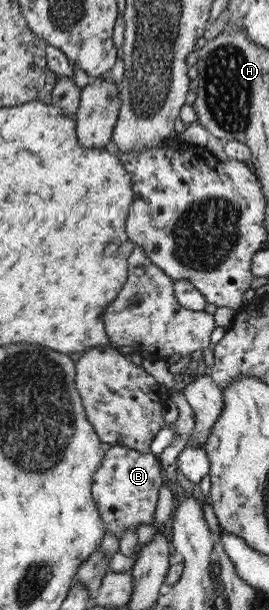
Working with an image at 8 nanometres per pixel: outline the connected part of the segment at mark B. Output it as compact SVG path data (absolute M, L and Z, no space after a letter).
M121 444L107 446L91 483L91 494L104 524L104 533L111 532L119 540L123 531L135 531L139 524L151 524L156 509L157 490L164 481L156 455L137 452Z

